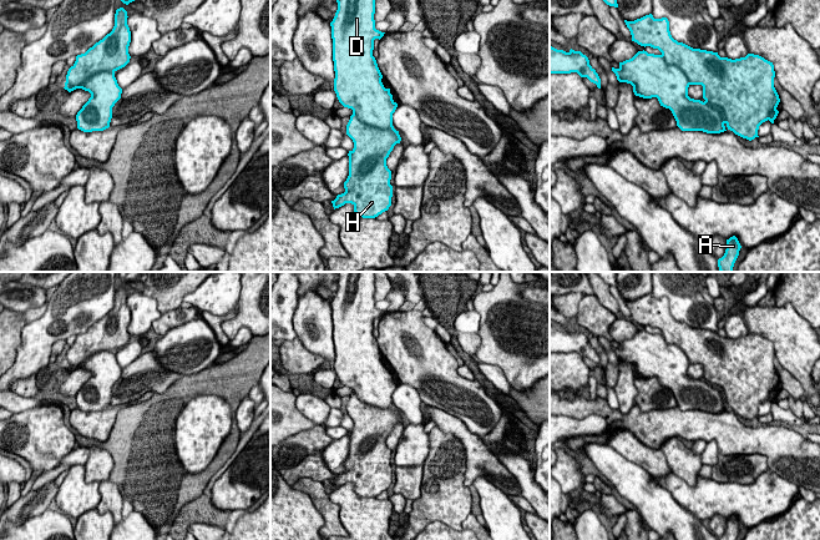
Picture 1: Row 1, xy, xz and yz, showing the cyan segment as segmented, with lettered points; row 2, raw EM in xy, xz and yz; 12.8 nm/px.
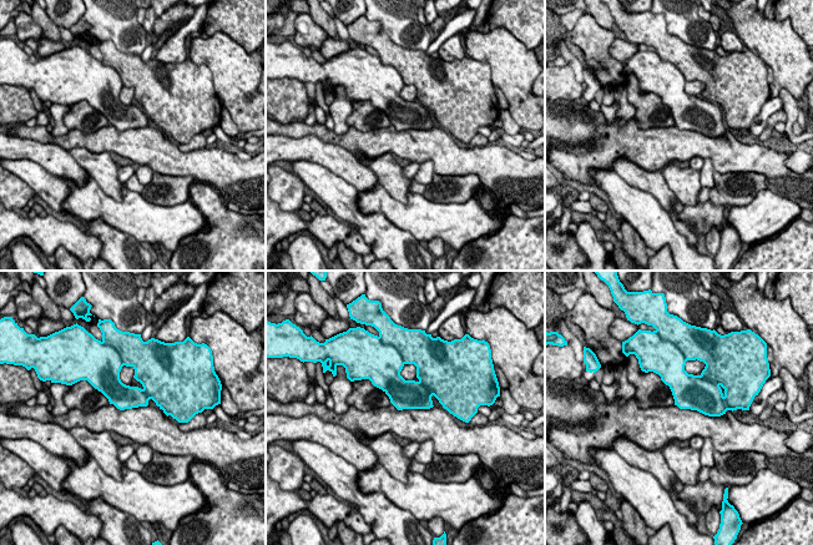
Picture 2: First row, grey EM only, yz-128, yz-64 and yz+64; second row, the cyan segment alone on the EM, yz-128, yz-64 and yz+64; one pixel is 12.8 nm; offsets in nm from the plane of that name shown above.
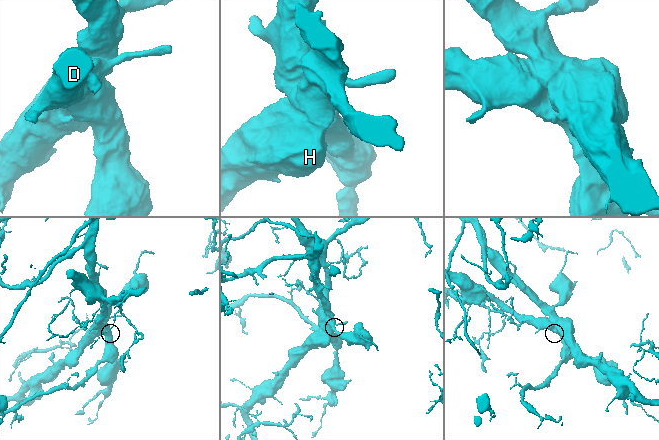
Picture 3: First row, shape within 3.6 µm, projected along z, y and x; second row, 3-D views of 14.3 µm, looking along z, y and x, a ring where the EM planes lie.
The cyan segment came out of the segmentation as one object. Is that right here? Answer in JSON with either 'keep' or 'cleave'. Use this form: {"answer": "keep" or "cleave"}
{"answer": "cleave"}

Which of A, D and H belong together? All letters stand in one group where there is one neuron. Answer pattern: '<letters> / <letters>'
A D / H

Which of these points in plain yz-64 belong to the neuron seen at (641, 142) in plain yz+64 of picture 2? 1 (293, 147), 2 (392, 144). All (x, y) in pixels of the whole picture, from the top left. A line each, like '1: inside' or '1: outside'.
1: outside
2: inside

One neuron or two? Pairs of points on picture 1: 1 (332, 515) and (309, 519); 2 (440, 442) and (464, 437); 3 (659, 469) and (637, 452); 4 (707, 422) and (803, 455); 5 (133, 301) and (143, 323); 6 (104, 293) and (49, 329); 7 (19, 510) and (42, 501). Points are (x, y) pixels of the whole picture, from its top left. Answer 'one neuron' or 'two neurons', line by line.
1: two neurons
2: two neurons
3: one neuron
4: one neuron
5: one neuron
6: one neuron
7: one neuron

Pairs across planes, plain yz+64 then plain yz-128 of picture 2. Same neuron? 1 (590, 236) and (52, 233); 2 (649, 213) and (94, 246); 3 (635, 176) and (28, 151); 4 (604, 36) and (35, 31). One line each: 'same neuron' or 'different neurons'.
1: different neurons
2: different neurons
3: same neuron
4: same neuron

